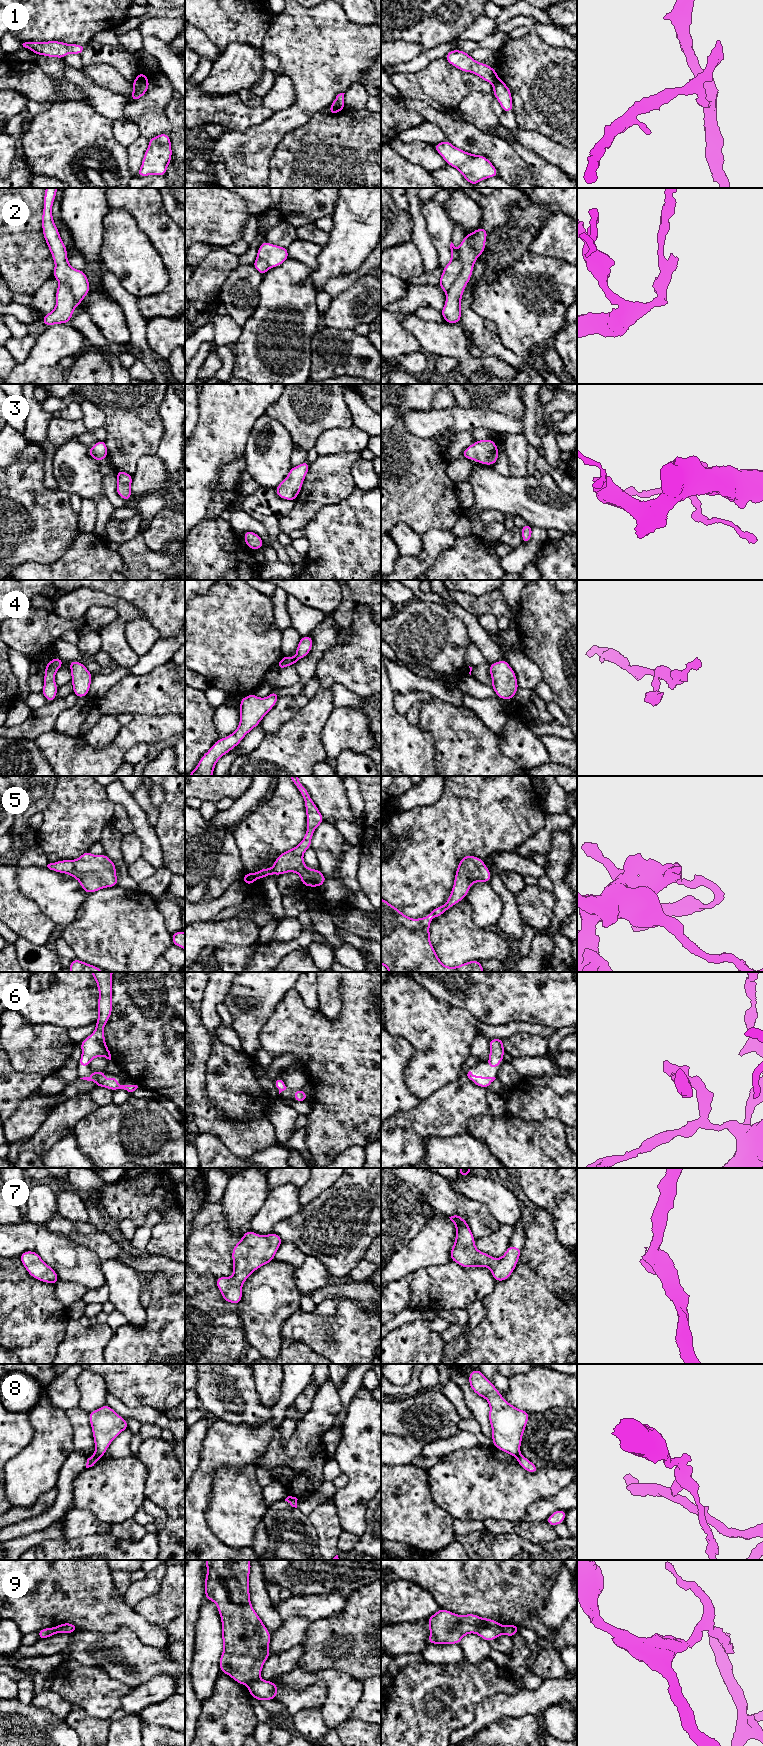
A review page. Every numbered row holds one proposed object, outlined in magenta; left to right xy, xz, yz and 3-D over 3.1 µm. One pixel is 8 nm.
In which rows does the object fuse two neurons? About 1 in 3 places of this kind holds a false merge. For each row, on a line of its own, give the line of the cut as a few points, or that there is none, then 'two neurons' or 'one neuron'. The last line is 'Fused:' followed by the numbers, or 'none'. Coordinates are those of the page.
1: cut xy (136, 78), (148, 82); two neurons
2: cut yz (459, 250), (461, 271), (446, 294); two neurons
3: cut none; one neuron
4: cut none; one neuron
5: cut none; one neuron
6: cut none; one neuron
7: cut none; one neuron
8: cut xy (95, 1453), (100, 1456); two neurons
9: cut xz (259, 1678), (247, 1685); two neurons
Fused: 1, 2, 8, 9

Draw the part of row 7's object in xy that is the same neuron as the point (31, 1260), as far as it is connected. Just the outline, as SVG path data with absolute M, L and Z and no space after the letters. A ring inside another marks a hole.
M27 1250L19 1258L34 1279L54 1285L59 1281L57 1273L41 1259L38 1253Z

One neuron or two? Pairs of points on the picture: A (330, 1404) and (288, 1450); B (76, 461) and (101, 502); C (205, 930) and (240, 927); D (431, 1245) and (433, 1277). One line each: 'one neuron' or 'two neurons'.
A: one neuron
B: one neuron
C: one neuron
D: two neurons

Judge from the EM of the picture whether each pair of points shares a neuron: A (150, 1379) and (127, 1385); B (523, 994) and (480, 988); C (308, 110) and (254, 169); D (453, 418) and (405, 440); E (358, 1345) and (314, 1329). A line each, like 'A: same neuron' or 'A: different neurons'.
A: same neuron
B: same neuron
C: same neuron
D: different neurons
E: same neuron

